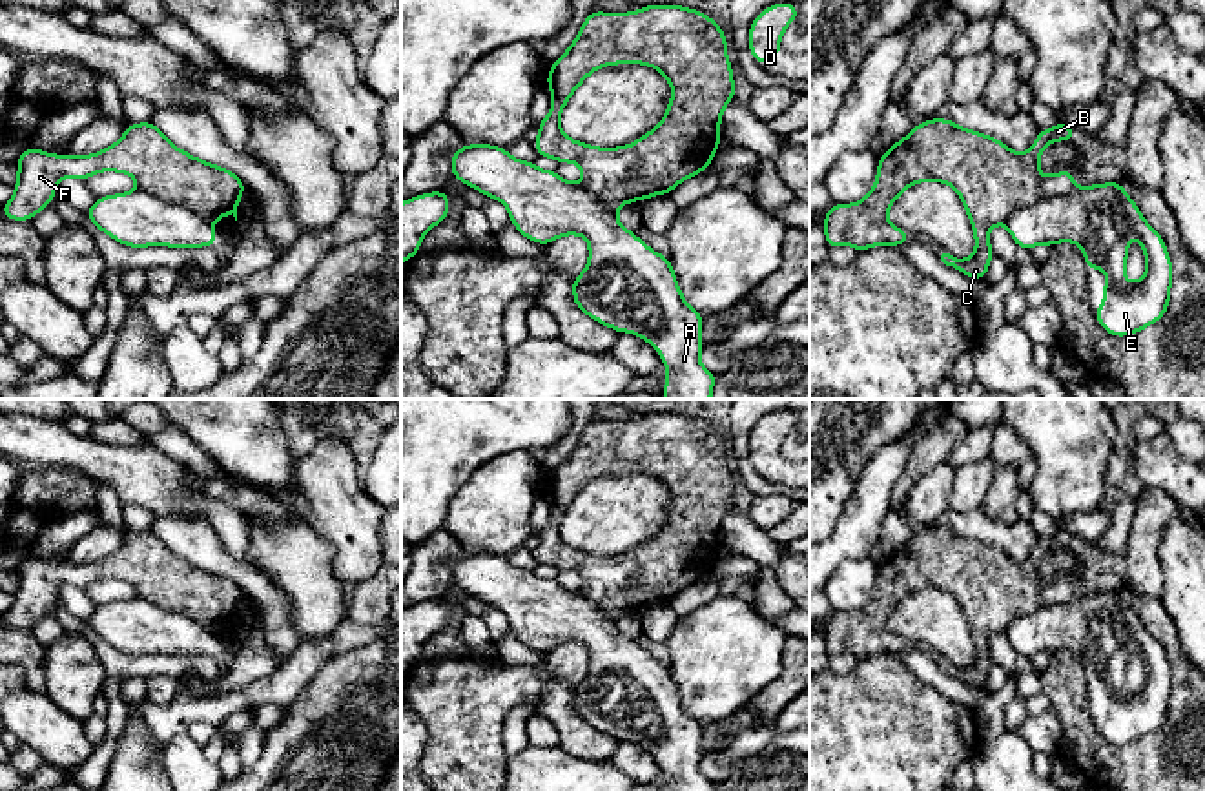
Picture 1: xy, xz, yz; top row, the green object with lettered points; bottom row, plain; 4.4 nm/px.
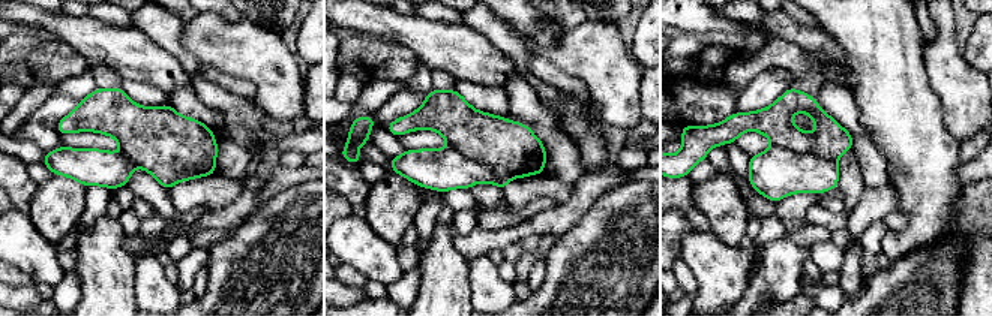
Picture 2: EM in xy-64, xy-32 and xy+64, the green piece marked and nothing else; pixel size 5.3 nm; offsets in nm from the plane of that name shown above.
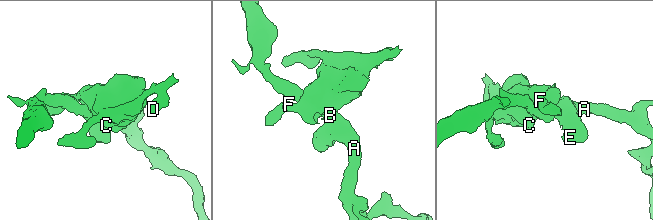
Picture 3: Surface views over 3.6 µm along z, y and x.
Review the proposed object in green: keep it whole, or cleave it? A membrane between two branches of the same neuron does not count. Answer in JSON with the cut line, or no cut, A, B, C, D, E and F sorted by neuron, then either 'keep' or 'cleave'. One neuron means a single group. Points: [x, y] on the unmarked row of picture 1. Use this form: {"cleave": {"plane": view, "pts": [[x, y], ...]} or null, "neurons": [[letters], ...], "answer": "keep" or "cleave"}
{"cleave": {"plane": "yz", "pts": [[1074, 596], [1063, 604], [1047, 604], [1019, 615], [1005, 631]]}, "neurons": [["A", "E"], ["B", "C", "D", "F"]], "answer": "cleave"}

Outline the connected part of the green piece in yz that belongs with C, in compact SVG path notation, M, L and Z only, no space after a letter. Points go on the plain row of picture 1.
M948 527L924 529L879 565L875 594L860 611L833 612L829 616L822 629L826 656L850 652L857 660L864 660L879 652L901 654L910 651L911 645L904 638L890 632L886 622L906 596L924 589L939 589L950 592L961 603L975 643L975 662L972 665L961 669L950 662L942 662L941 669L968 685L984 689L994 665L988 645L990 636L994 632L1006 632L1008 625L1019 616L1046 605L1063 605L1074 600L1072 578L1045 587L1039 583L1039 563L1056 549L1072 552L1074 534L1059 530L1050 538L1041 538L1026 561L1014 561L1001 549L964 538Z

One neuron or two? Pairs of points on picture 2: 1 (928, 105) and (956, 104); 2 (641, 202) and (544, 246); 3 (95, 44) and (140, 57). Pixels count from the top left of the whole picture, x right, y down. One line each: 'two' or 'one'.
1: two
2: two
3: one

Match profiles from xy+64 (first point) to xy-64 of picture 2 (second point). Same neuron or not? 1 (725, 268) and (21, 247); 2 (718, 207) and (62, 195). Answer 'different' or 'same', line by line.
1: same
2: same

